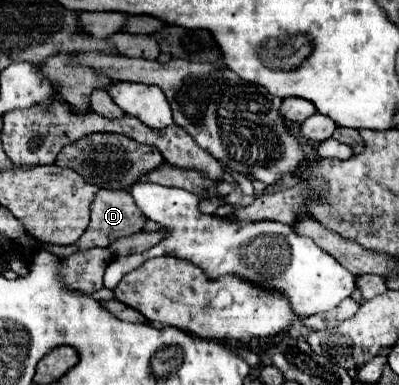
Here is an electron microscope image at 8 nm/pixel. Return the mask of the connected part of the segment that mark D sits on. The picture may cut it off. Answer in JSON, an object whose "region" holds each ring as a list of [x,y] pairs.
{"region":[[[101,189],[97,193],[95,201],[93,201],[93,207],[91,207],[91,223],[89,223],[87,231],[81,235],[81,239],[77,243],[73,243],[70,246],[59,246],[38,242],[29,236],[20,237],[18,242],[23,246],[42,248],[53,253],[59,259],[65,259],[65,257],[75,253],[75,251],[85,251],[85,249],[93,249],[93,247],[107,247],[109,243],[113,243],[119,237],[127,237],[127,235],[139,233],[139,231],[143,231],[145,223],[147,223],[147,217],[137,209],[137,205],[135,205],[135,201],[133,201],[129,191],[107,191],[107,189]]]}

